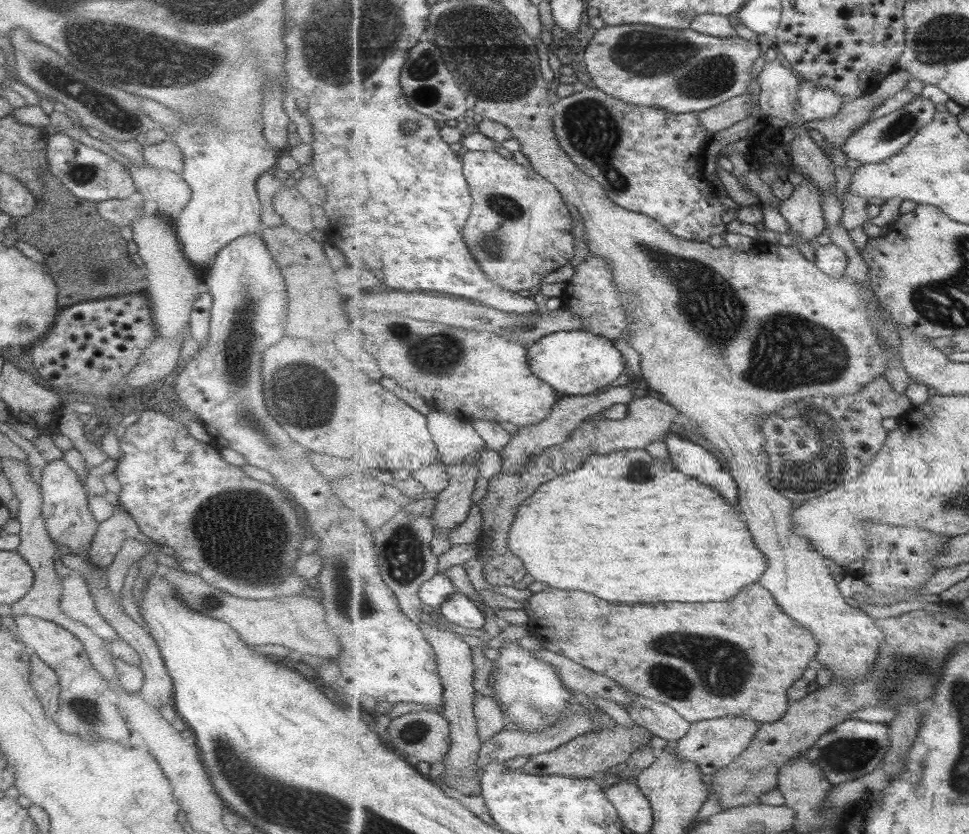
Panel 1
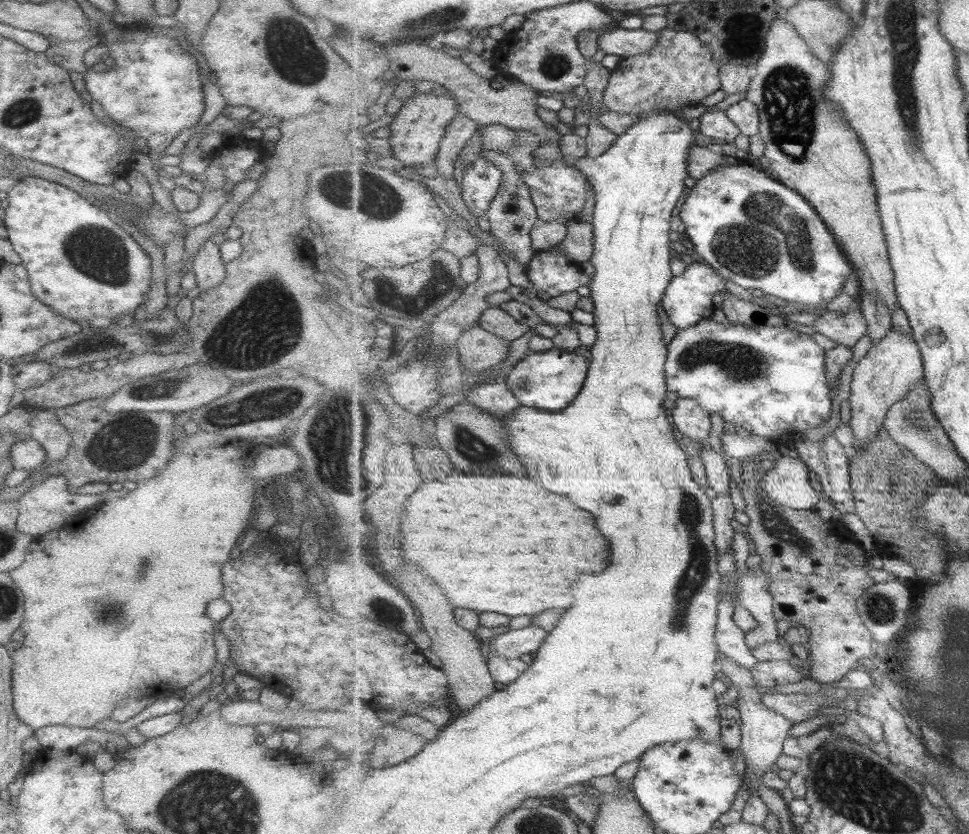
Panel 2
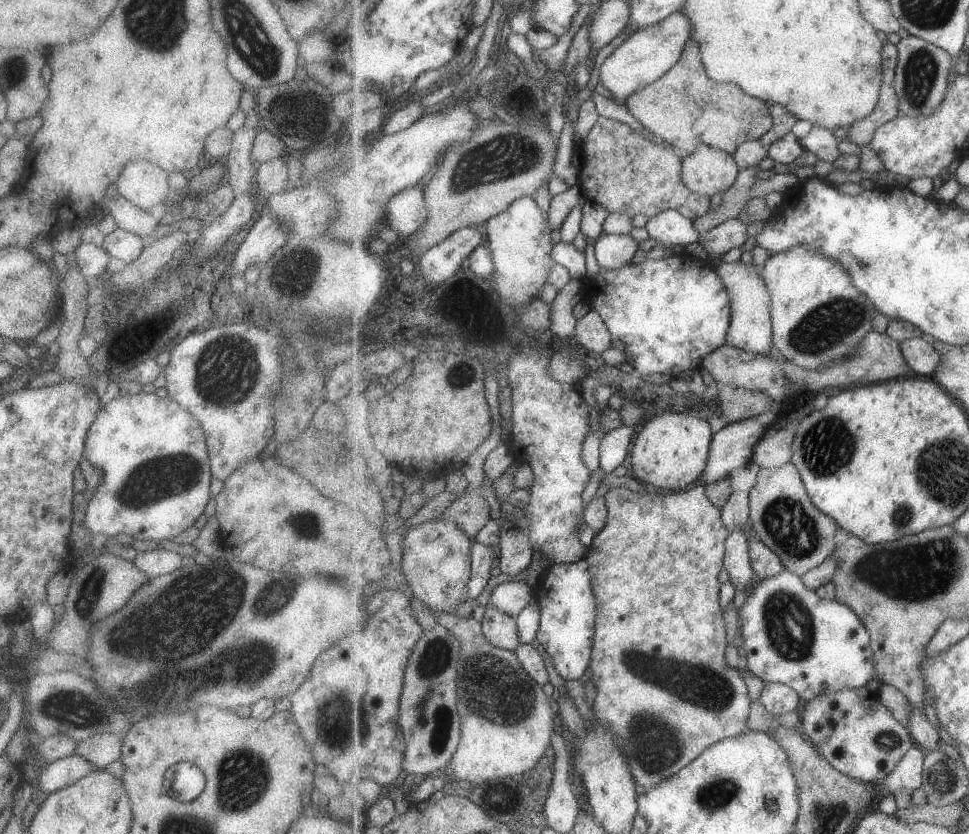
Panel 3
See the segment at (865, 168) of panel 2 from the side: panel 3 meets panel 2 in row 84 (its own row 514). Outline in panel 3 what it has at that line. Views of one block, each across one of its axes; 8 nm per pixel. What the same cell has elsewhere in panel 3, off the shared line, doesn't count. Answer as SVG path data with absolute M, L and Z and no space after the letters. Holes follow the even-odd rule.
M793 462L780 468L758 469L758 478L749 494L752 526L760 540L783 560L788 570L801 577L834 554L840 525L811 499Z

